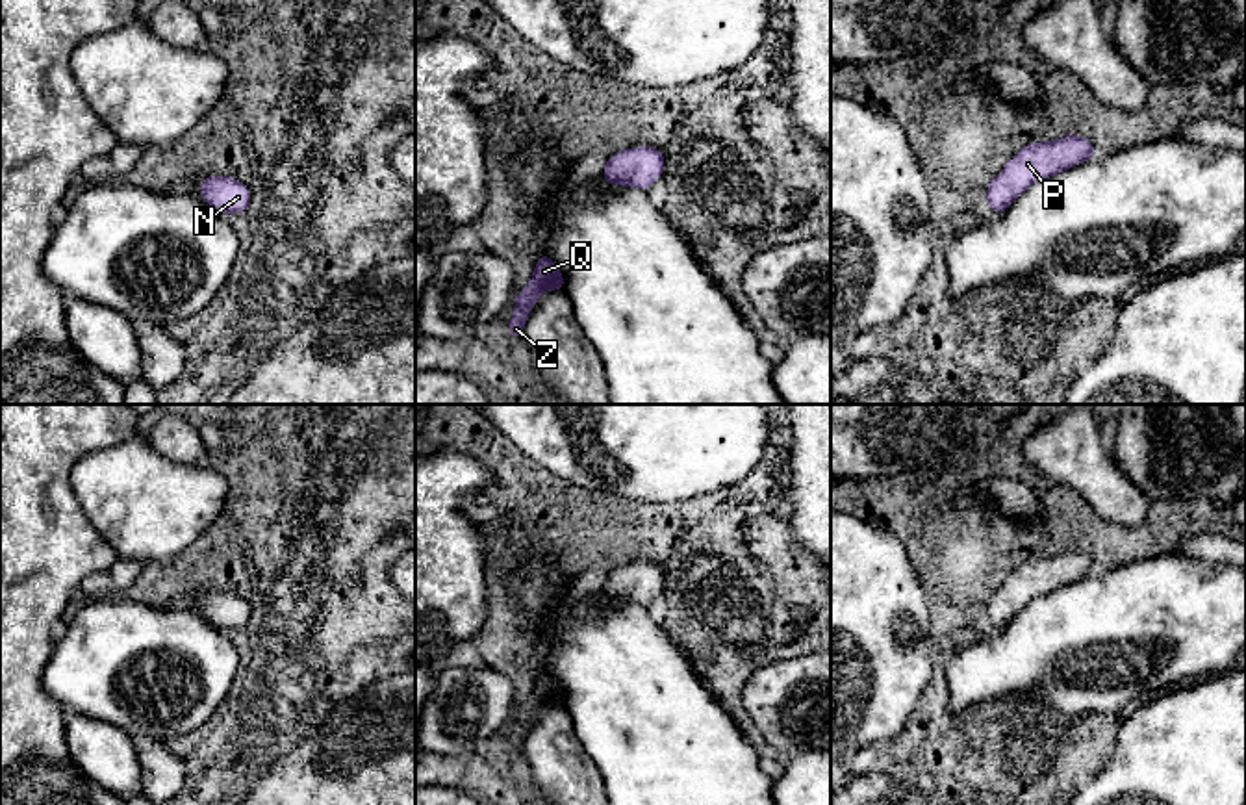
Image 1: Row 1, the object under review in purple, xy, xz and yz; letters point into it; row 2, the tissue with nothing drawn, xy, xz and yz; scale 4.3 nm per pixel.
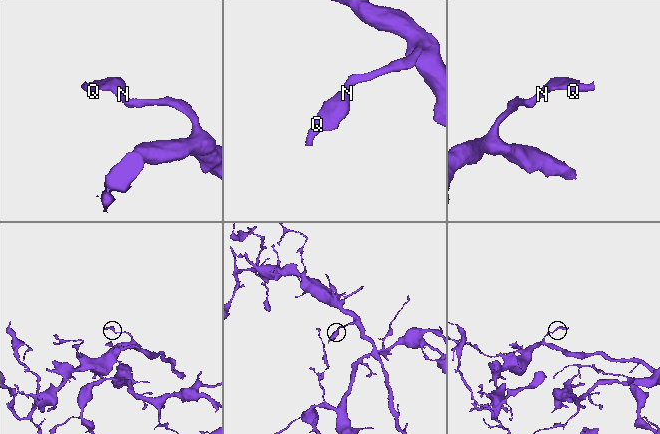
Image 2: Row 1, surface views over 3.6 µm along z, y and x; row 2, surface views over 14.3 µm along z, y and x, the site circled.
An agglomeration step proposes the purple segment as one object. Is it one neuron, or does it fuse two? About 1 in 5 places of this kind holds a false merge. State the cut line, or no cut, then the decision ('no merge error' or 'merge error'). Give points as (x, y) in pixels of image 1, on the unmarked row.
no cut; no merge error

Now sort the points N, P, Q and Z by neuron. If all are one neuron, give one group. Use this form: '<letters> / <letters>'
N P Q Z

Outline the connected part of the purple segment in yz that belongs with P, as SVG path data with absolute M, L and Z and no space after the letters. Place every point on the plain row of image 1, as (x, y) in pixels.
M1066 551L1046 558L1031 558L1022 564L985 607L996 631L1001 631L1016 612L1038 595L1064 588L1098 571L1092 558L1079 551Z

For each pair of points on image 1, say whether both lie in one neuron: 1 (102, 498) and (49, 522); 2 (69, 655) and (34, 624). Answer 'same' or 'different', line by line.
1: different
2: different

